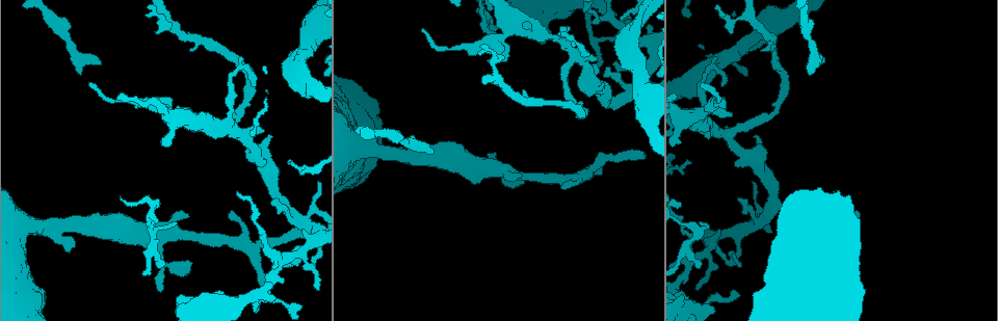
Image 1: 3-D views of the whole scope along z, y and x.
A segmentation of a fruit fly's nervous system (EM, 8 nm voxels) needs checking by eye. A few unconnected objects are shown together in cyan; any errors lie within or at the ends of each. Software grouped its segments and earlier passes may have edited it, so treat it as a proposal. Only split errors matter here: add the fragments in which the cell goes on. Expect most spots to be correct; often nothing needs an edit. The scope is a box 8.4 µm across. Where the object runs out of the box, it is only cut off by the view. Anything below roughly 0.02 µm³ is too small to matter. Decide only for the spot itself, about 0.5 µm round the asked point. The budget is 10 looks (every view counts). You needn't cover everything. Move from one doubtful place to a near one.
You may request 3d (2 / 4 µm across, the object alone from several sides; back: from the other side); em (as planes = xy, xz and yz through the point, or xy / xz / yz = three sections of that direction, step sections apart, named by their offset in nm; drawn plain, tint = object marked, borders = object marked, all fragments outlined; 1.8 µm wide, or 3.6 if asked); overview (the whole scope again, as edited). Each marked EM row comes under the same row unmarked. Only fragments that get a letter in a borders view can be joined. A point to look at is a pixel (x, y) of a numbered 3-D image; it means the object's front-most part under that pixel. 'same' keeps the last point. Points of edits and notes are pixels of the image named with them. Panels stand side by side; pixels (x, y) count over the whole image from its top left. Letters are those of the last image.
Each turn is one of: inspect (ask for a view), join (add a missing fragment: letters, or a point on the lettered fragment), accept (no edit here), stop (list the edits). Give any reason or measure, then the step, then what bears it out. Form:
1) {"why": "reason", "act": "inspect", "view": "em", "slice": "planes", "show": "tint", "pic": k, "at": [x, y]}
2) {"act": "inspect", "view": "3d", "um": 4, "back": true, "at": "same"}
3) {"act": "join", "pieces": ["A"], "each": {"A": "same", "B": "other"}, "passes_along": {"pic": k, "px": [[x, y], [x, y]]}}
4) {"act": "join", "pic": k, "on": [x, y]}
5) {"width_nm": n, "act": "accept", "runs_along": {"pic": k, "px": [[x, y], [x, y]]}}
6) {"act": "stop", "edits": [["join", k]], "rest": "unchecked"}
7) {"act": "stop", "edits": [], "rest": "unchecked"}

{"why": "an open end", "act": "inspect", "view": "3d", "um": 2, "pic": 1, "at": [497, 29]}

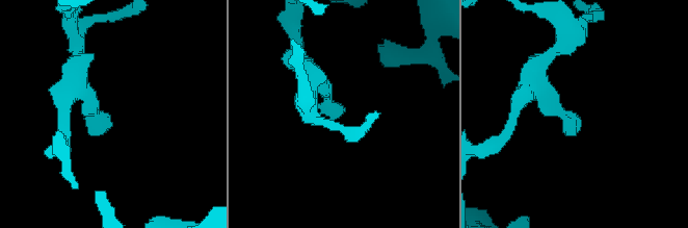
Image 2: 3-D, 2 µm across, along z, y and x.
{"act": "inspect", "view": "em", "slice": "planes", "show": "tint", "pic": 2, "at": [111, 124]}

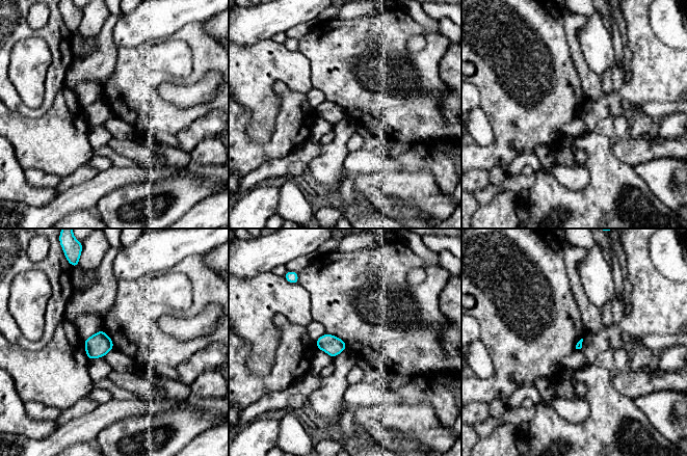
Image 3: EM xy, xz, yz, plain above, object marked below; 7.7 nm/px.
{"act": "inspect", "view": "em", "slice": "planes", "show": "borders", "at": "same"}

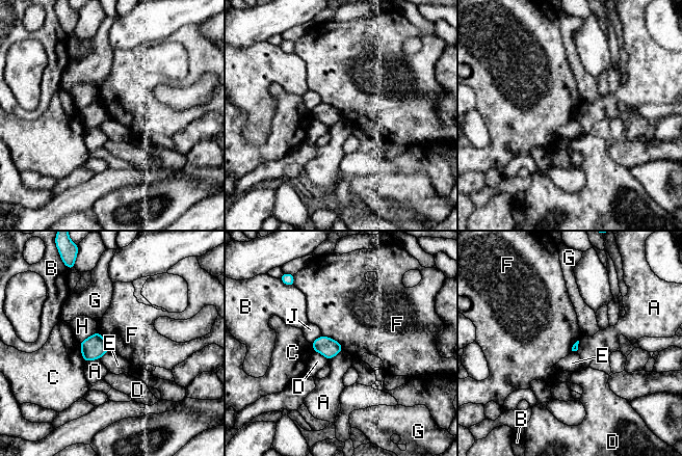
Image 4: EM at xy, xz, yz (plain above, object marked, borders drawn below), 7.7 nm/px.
{"act": "accept", "each": {"A": "other", "B": "other", "C": "other", "D": "other", "E": "other", "F": "other", "G": "other", "H": "other", "J": "other"}, "border": {"pic": 4, "px": [[322, 334], [336, 340], [343, 349]]}, "found": "none of them fits"}

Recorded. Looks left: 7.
{"why": "free end", "act": "inspect", "view": "em", "slice": "planes", "show": "borders", "pic": 1, "at": [190, 265]}

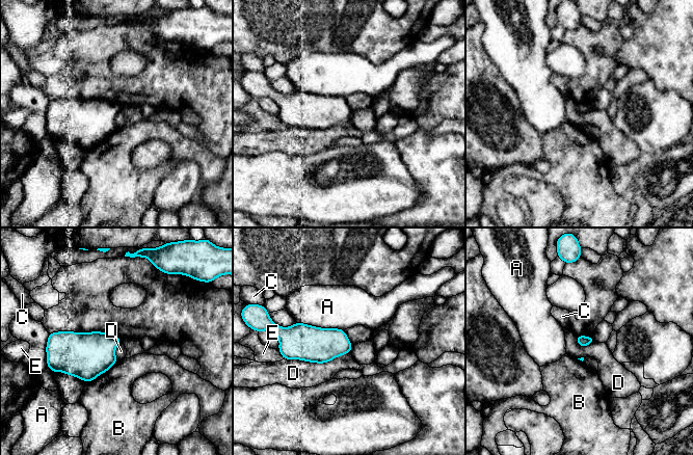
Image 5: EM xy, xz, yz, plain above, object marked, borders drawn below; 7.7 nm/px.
{"act": "accept", "each": {"A": "other", "B": "other", "C": "other", "D": "other", "E": "other"}, "border": {"pic": 5, "px": [[350, 350], [323, 363], [284, 359]]}, "found": "no lettered fragment goes on from it"}

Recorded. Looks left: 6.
{"why": "thick end", "act": "inspect", "view": "3d", "um": 4, "pic": 1, "at": [68, 250]}

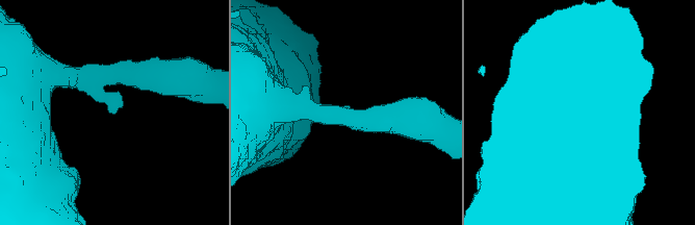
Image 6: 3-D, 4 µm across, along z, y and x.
{"act": "inspect", "view": "em", "slice": "xz", "step": 16, "show": "borders", "pic": 6, "at": [113, 112]}

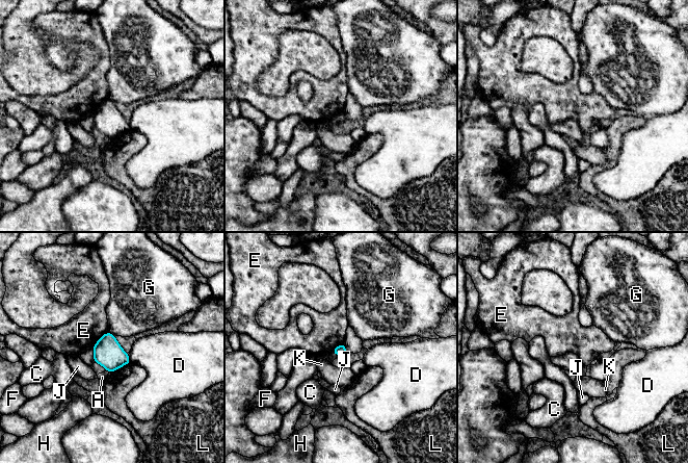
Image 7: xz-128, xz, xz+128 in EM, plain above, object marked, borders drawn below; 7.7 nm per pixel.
{"act": "accept", "each": {"A": "other", "C": "other", "D": "other", "E": "other", "F": "other", "G": "other", "H": "other", "J": "other", "K": "other", "L": "other"}, "border": {"pic": 7, "px": [[107, 331], [91, 346]]}, "found": "no lettered fragment goes on from it"}

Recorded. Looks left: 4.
{"why": "an open end", "act": "inspect", "view": "em", "slice": "yz", "step": 8, "show": "borders", "pic": 1, "at": [433, 154]}

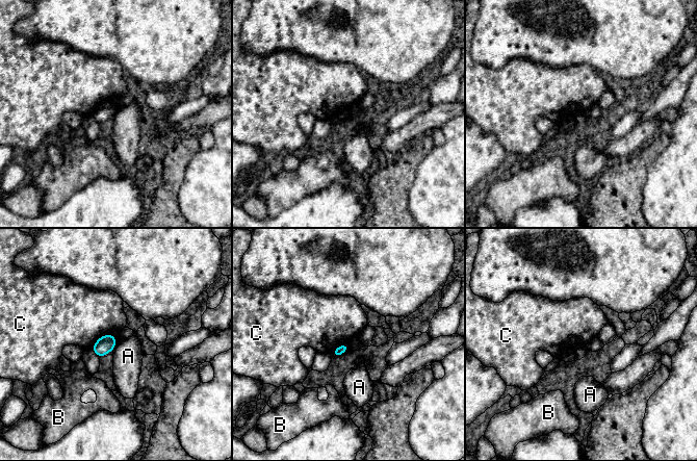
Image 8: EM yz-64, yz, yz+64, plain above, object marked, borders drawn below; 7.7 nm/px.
{"longest_contact_nm": ["C", 220], "act": "accept", "each": {"A": "other", "B": "other", "C": "other"}, "found": "none of them fits"}

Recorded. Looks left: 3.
{"act": "stop", "edits": [], "rest": "unchecked"}

